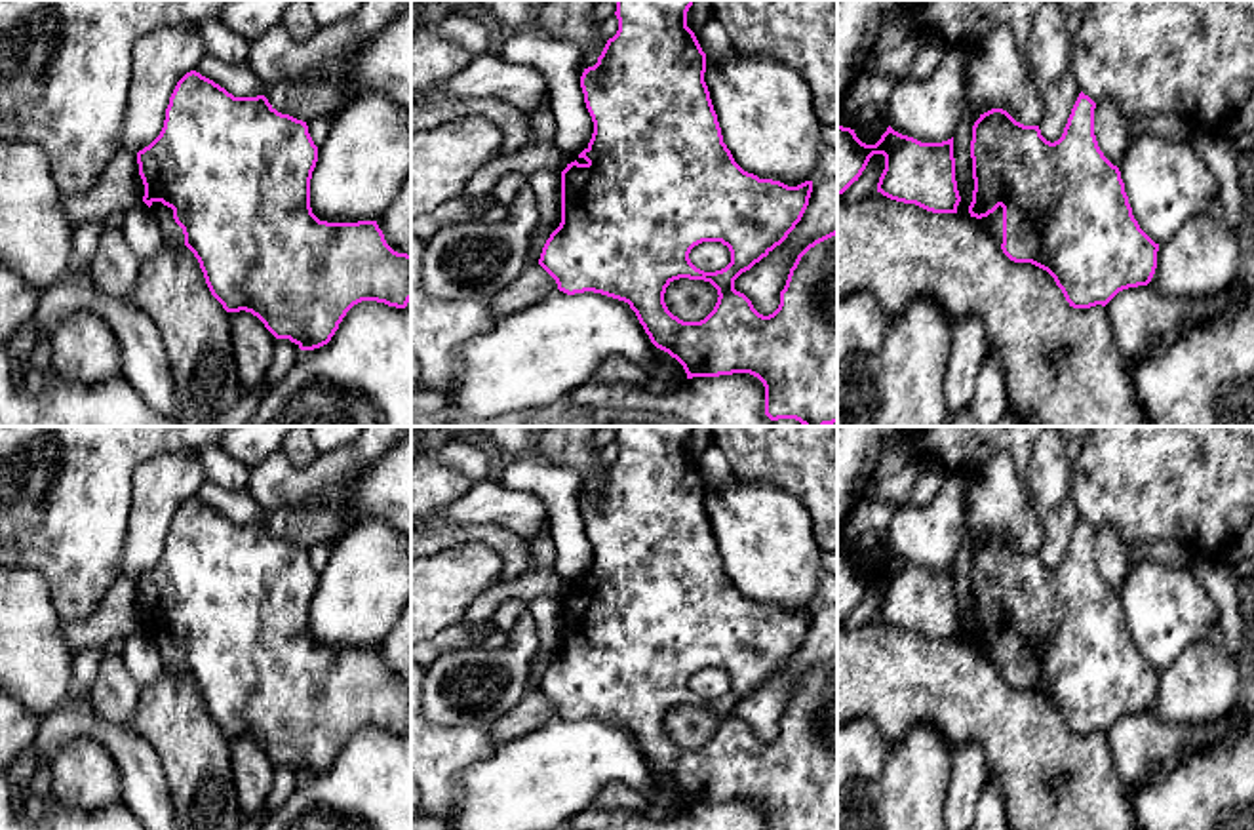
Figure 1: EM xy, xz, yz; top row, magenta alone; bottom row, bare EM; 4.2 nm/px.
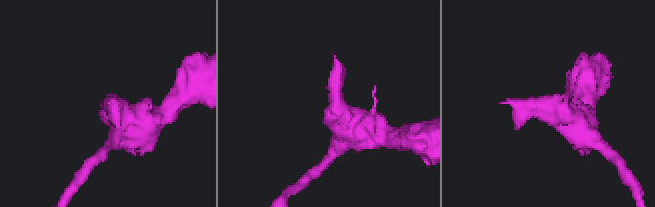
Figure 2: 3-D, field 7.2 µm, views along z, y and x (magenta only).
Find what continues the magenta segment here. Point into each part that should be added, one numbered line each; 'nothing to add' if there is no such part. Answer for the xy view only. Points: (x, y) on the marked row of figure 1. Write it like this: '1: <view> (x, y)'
1: xy (172, 233)

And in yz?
1: yz (994, 221)

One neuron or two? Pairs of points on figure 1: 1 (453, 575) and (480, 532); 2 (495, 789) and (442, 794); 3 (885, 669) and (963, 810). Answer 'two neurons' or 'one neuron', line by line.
1: two neurons
2: two neurons
3: two neurons

